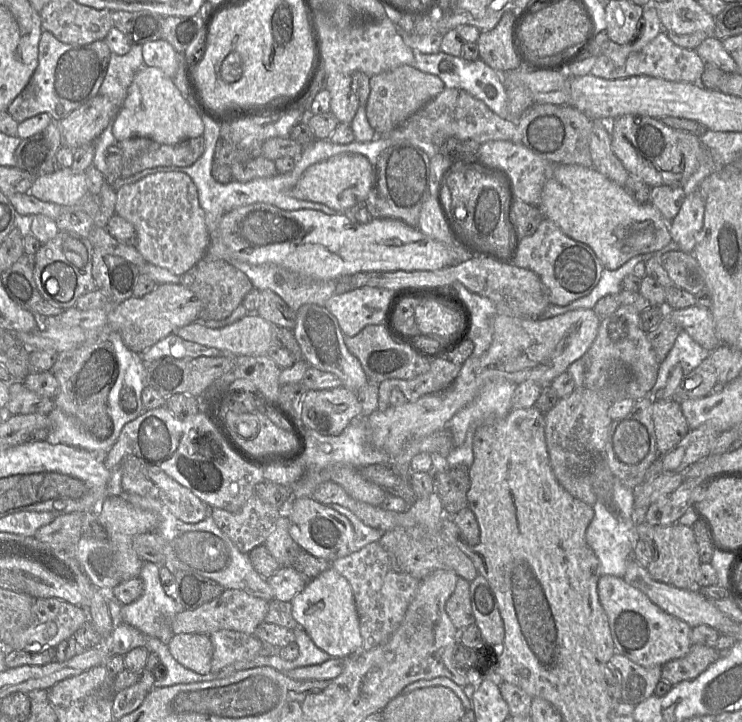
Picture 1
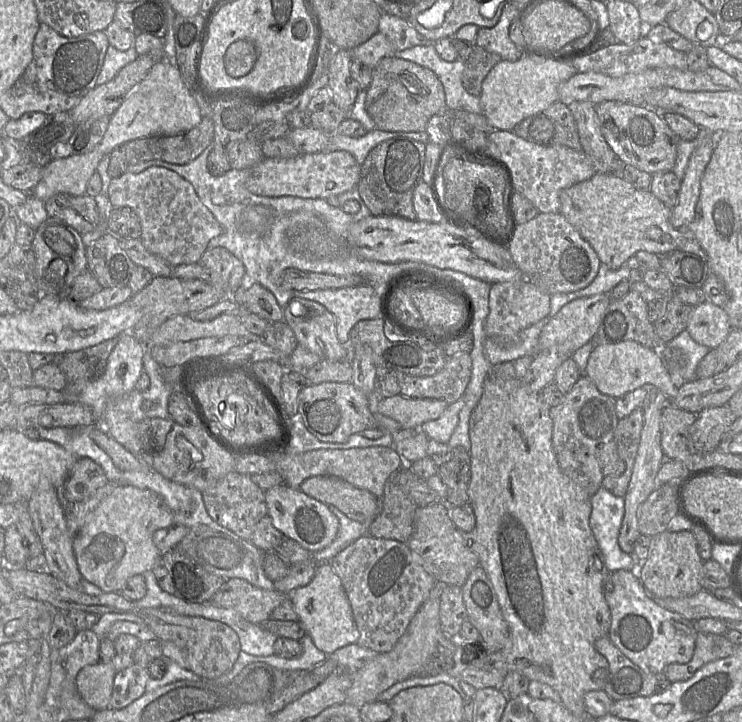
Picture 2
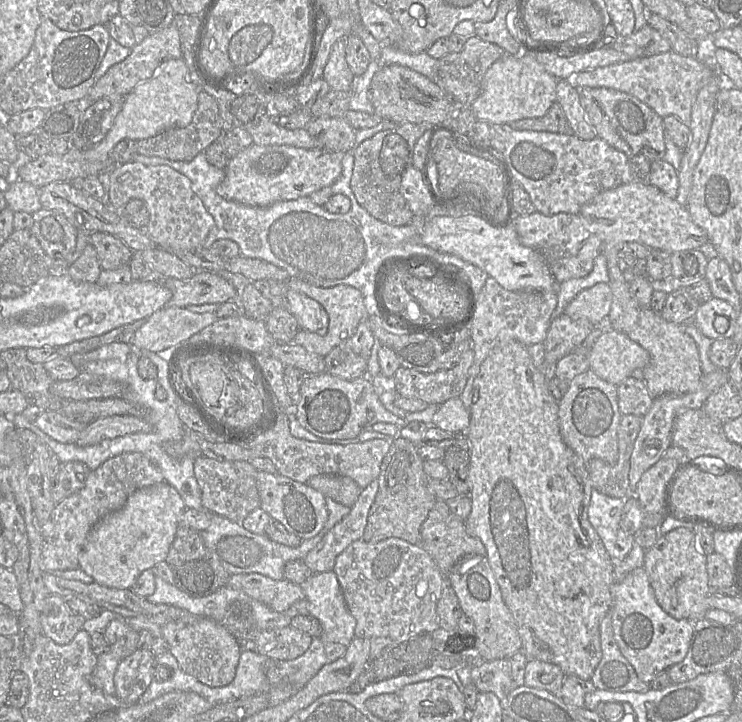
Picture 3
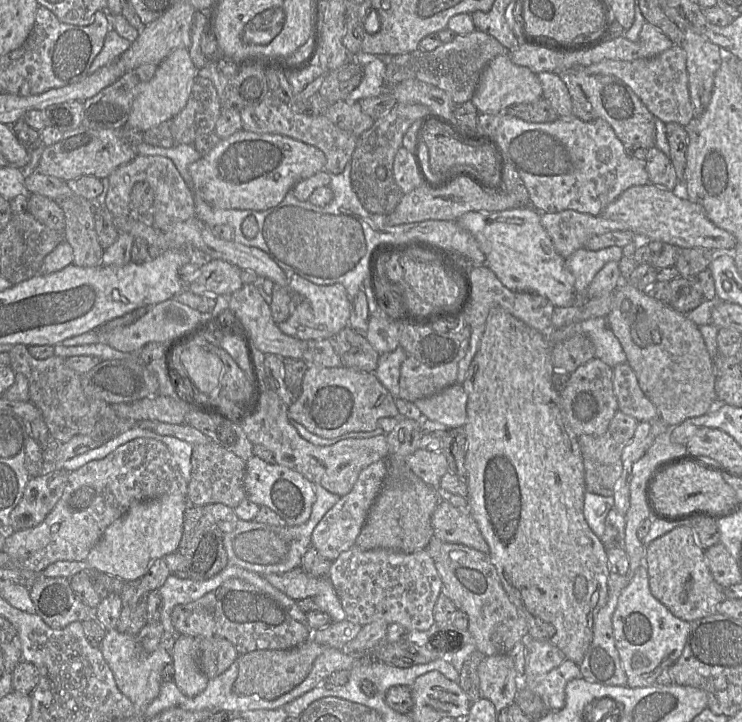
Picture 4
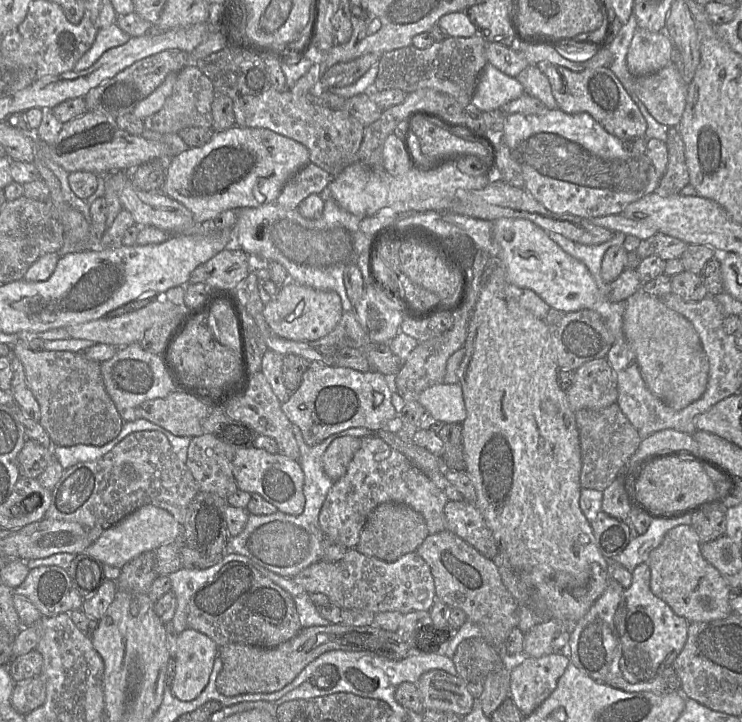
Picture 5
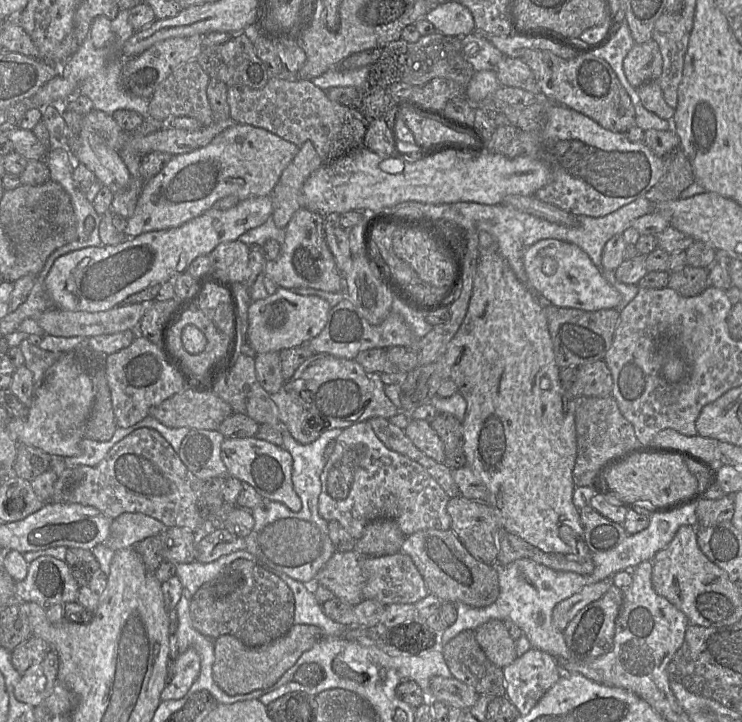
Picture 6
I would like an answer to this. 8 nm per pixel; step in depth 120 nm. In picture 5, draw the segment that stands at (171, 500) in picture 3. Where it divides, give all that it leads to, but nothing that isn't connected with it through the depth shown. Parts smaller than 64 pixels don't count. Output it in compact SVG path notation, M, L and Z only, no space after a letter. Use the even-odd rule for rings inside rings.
M144 505L134 510L120 521L106 529L92 543L86 553L102 564L122 568L128 561L146 551L155 551L161 545L182 537L183 525L179 524L166 510Z

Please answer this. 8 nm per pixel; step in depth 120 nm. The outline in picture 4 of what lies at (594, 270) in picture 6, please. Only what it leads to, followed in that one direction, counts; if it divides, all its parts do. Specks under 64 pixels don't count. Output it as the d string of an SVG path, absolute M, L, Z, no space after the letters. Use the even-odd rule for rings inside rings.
M532 206L500 212L467 212L457 219L458 224L477 241L489 267L508 289L531 292L546 297L555 307L577 303L575 279L543 227L539 212Z

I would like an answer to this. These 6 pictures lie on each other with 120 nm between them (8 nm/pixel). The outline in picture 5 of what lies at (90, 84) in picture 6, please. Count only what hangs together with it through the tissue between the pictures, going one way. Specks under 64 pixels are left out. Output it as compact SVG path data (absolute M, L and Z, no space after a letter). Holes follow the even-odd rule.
M117 24L99 29L91 48L76 62L73 71L82 71L91 67L107 50L121 46L129 41L131 36Z

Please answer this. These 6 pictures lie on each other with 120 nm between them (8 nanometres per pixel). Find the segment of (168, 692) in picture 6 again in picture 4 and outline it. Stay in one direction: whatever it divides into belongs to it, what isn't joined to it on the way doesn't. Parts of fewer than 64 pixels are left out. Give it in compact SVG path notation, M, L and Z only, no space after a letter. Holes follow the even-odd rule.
M176 634L172 651L174 682L188 697L194 697L207 687L209 678L199 665L199 638Z

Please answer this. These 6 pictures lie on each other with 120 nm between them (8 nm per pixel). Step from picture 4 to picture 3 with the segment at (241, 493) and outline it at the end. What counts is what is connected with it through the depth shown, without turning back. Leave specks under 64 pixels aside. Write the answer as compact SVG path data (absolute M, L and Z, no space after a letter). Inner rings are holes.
M199 455L194 459L193 468L203 508L242 525L247 515L260 507L257 471L250 461L217 461Z

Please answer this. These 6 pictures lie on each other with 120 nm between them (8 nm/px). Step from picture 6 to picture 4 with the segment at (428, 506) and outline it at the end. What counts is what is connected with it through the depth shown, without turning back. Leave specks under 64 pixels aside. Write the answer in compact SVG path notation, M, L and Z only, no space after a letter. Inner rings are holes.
M385 460L370 464L360 472L351 491L341 496L338 502L326 512L316 525L311 537L311 546L322 557L333 562L342 552L355 545L356 538L366 521L371 505L382 489L386 475Z

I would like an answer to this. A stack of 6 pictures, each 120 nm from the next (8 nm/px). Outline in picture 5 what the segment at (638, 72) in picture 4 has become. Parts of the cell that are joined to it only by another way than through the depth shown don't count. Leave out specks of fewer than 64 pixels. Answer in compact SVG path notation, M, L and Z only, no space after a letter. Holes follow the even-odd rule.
M674 63L655 73L634 77L633 86L639 100L659 123L679 127L688 85Z

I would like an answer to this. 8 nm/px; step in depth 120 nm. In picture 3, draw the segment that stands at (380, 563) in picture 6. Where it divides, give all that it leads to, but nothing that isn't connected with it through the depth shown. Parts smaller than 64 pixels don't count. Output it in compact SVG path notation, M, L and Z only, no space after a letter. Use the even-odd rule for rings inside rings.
M394 537L377 543L360 539L337 556L332 571L356 621L355 637L387 637L394 643L402 643L439 628L436 606L445 577L420 545Z

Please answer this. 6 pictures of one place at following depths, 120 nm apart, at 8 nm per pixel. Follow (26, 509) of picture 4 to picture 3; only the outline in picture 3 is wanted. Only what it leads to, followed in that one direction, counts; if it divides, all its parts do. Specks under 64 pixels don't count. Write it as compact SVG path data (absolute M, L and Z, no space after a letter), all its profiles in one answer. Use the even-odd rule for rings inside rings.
M73 461L63 464L52 488L52 499L58 504L65 498L81 490L91 469L84 463Z

